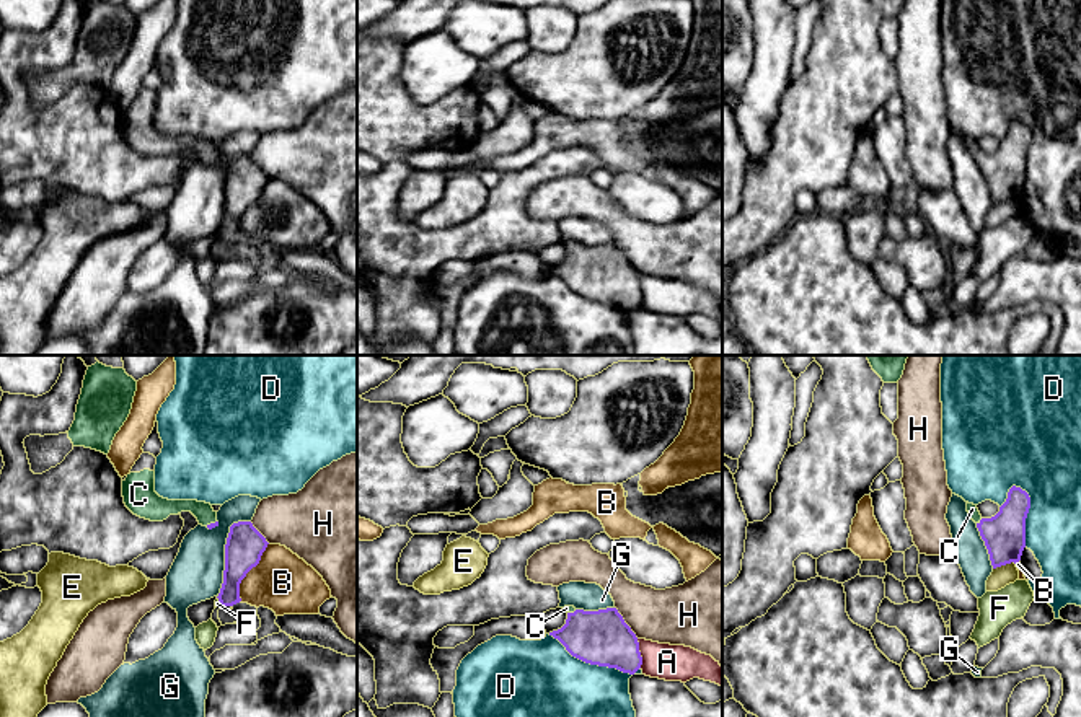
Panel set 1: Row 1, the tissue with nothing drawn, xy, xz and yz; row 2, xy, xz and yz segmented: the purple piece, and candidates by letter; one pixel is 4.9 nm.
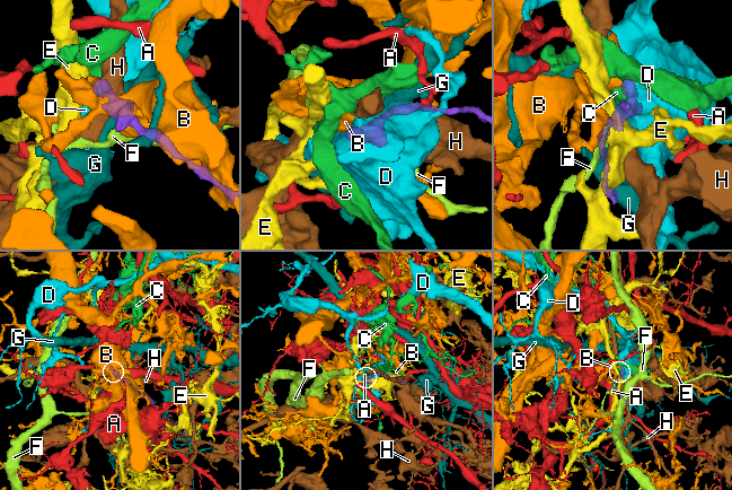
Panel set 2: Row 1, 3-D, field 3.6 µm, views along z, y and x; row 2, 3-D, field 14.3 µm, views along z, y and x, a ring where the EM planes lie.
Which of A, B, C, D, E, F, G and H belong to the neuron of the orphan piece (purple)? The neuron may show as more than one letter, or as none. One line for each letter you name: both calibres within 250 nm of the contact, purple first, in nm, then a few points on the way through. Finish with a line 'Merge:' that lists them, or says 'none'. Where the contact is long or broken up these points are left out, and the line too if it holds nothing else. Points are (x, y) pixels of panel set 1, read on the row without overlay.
C: 200/50 nm | across yz (1005, 168), (993, 167), (980, 157), (972, 144)
Merge: C

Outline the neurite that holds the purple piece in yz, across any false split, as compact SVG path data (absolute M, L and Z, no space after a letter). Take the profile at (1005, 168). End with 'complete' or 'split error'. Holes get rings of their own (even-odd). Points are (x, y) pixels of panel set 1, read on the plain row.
M1016 121L1009 124L1006 137L991 153L983 153L977 140L967 137L967 147L977 158L993 204L1021 196L1026 183L1026 153L1029 143L1029 129Z; split error

